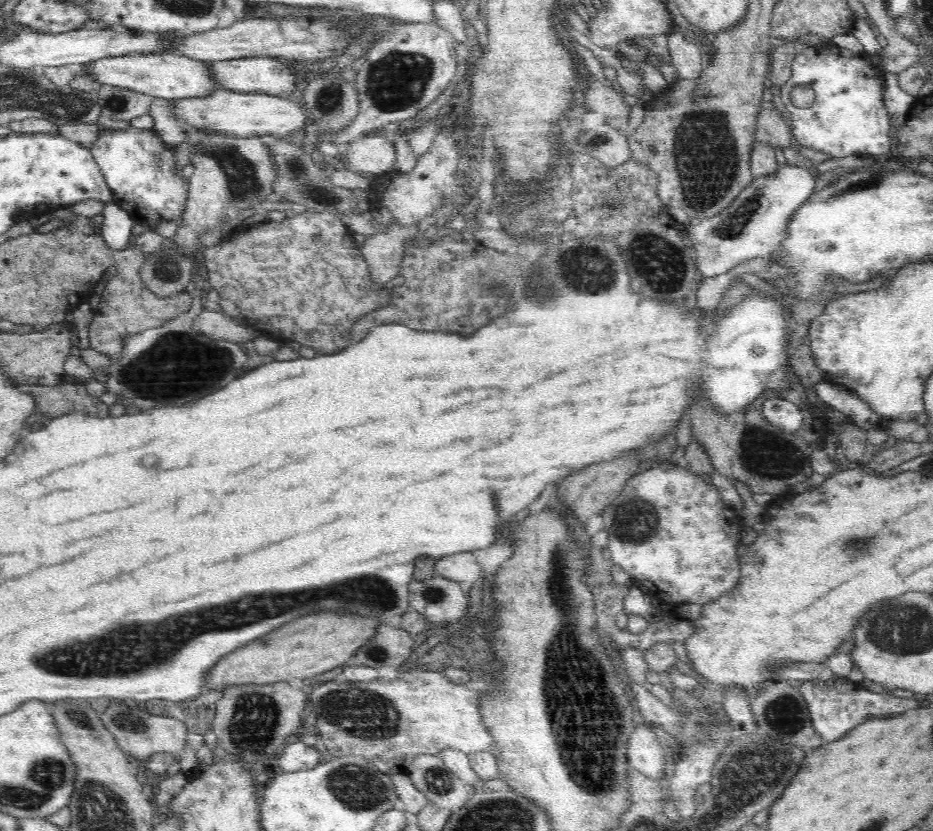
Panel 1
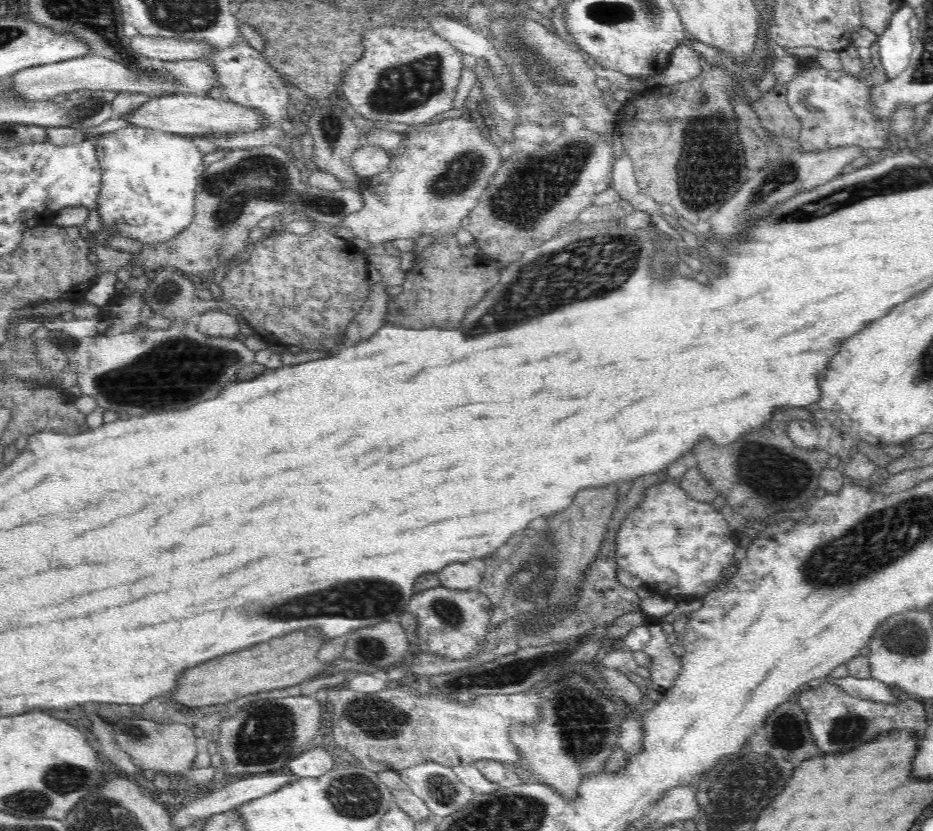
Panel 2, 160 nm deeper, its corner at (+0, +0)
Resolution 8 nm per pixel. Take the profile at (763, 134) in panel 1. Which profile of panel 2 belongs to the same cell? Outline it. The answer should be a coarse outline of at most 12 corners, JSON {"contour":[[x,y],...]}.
{"contour":[[776,82],[750,107],[770,134],[795,139],[802,121],[786,84]]}

